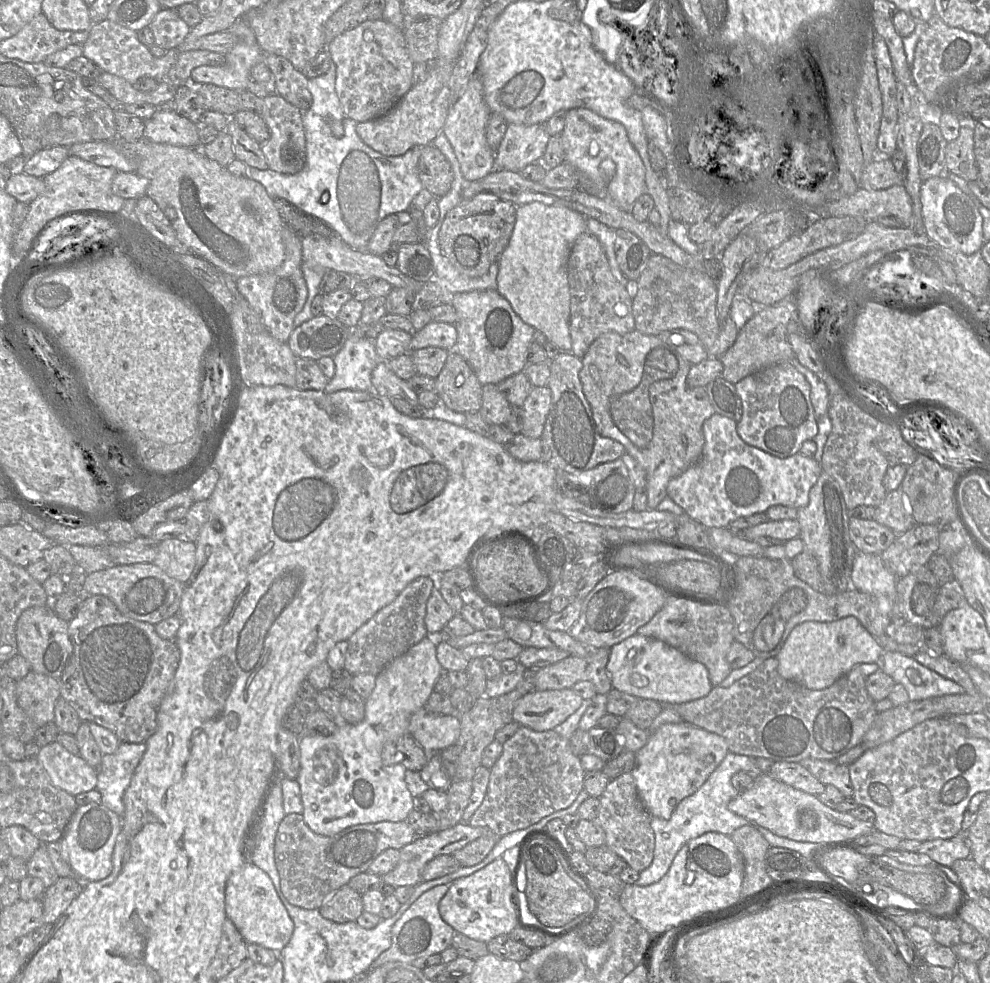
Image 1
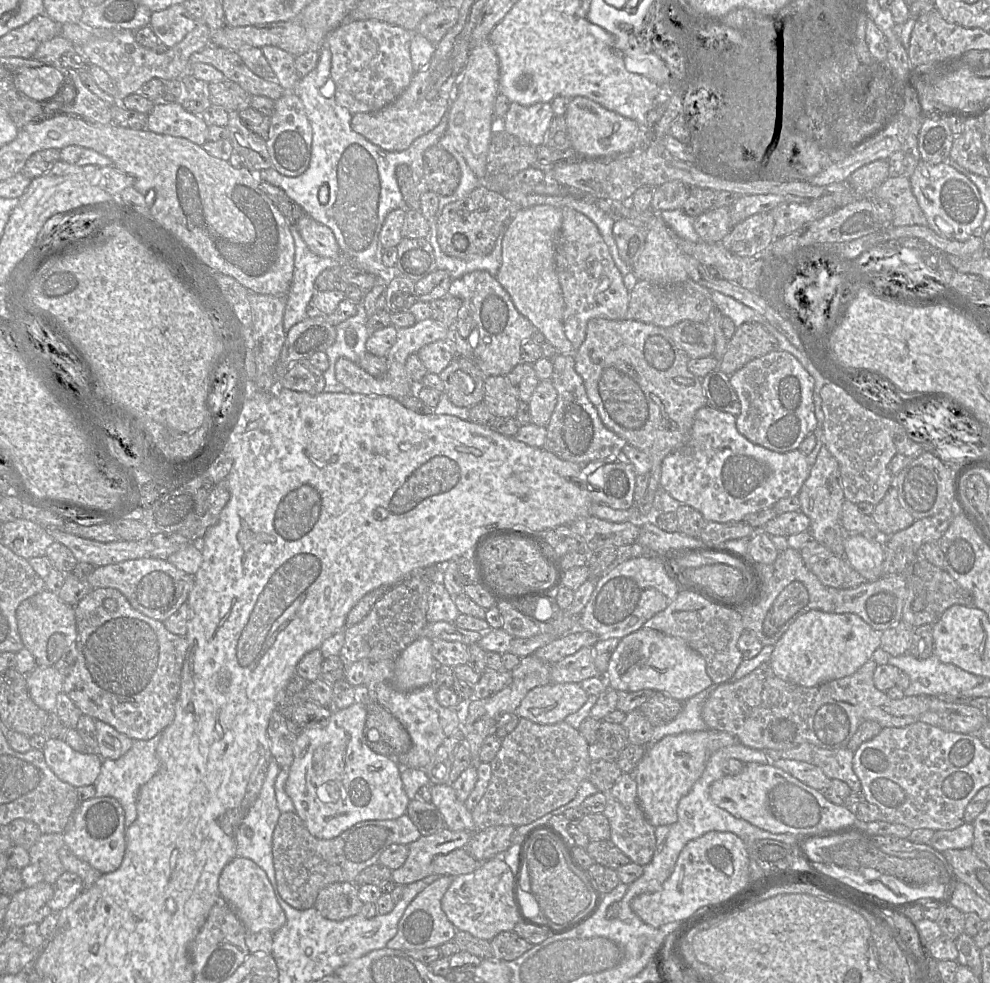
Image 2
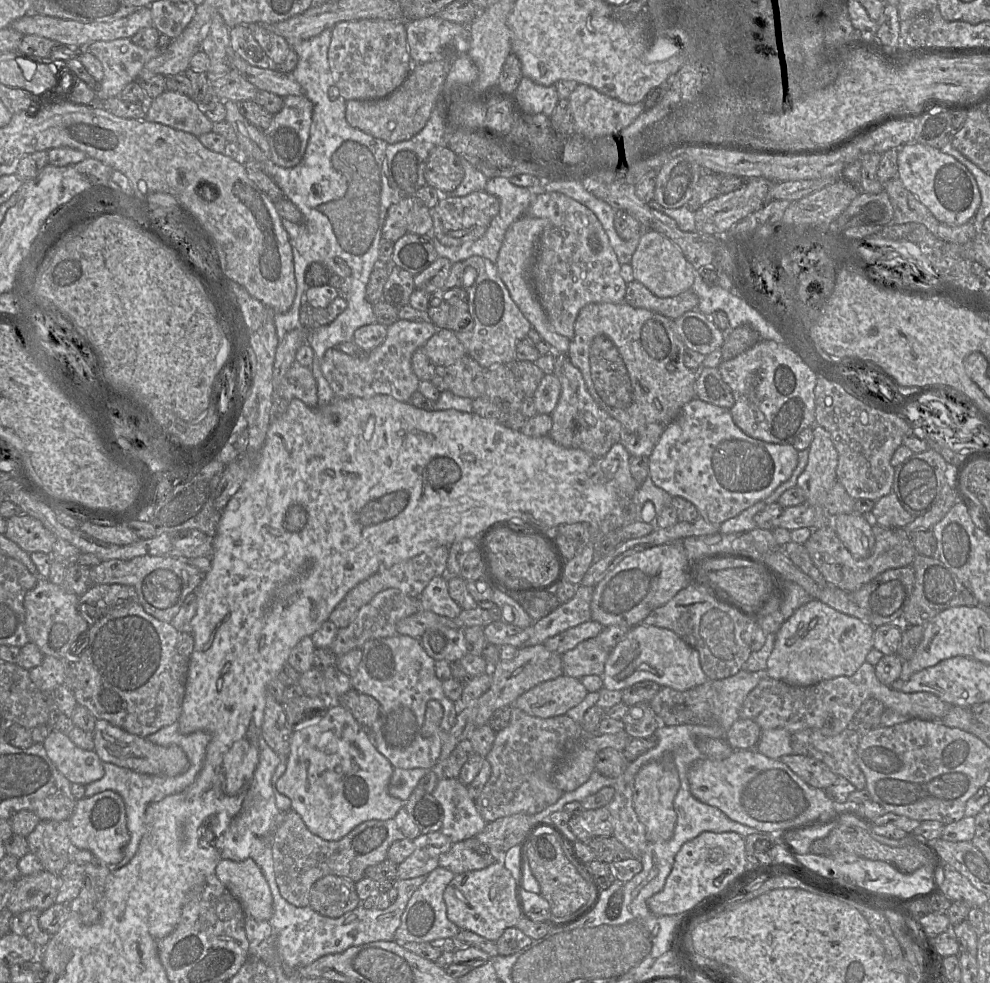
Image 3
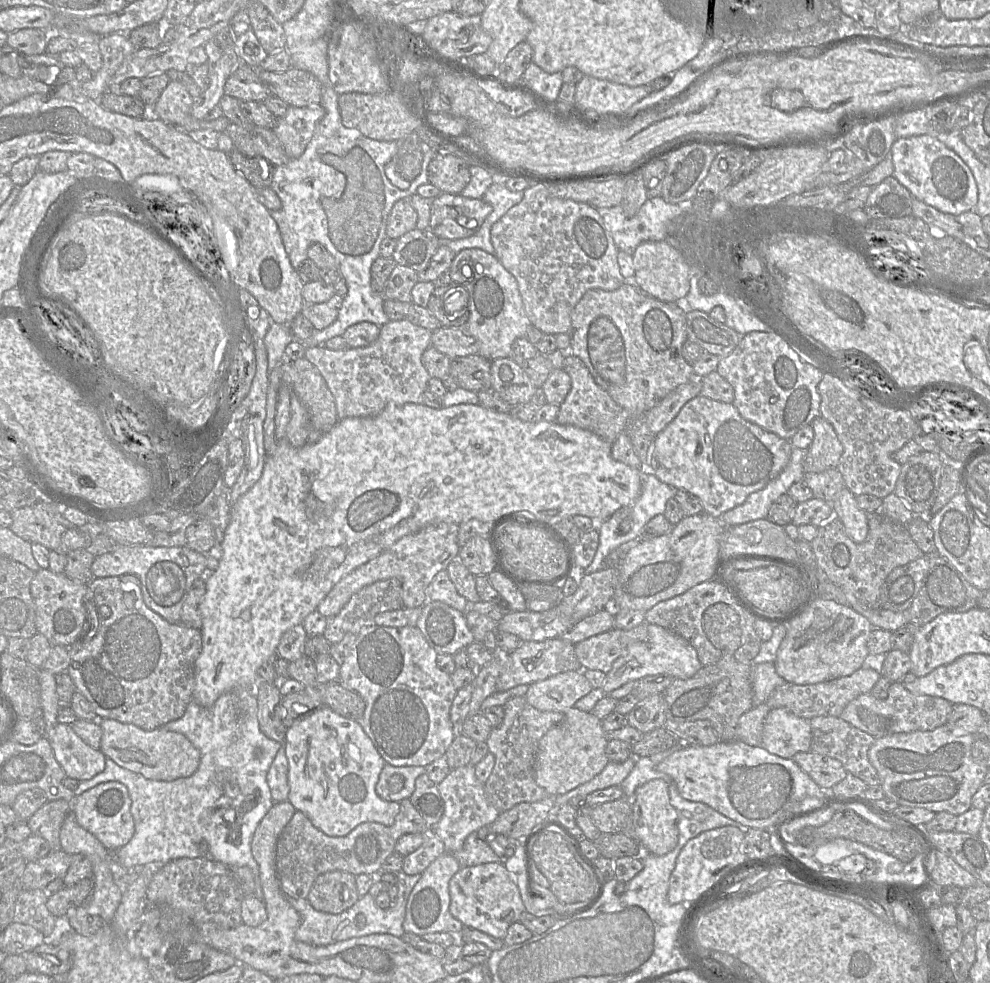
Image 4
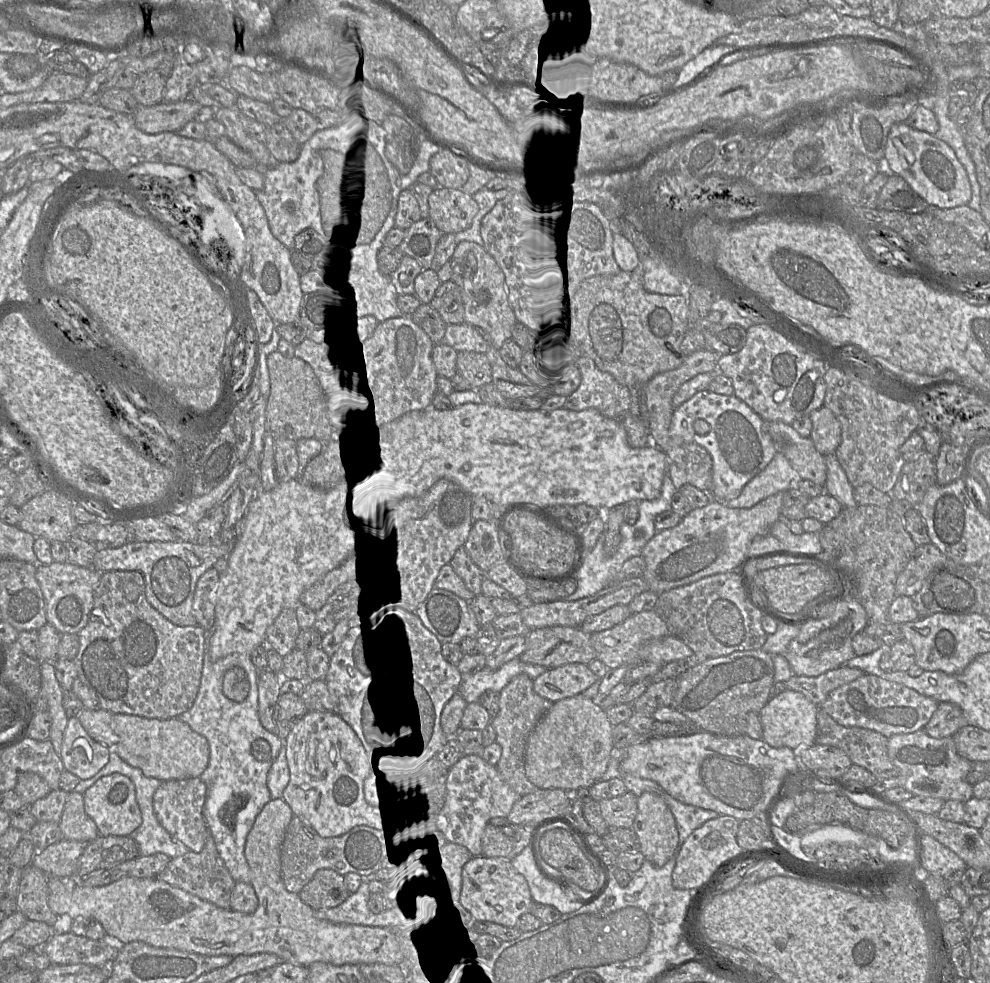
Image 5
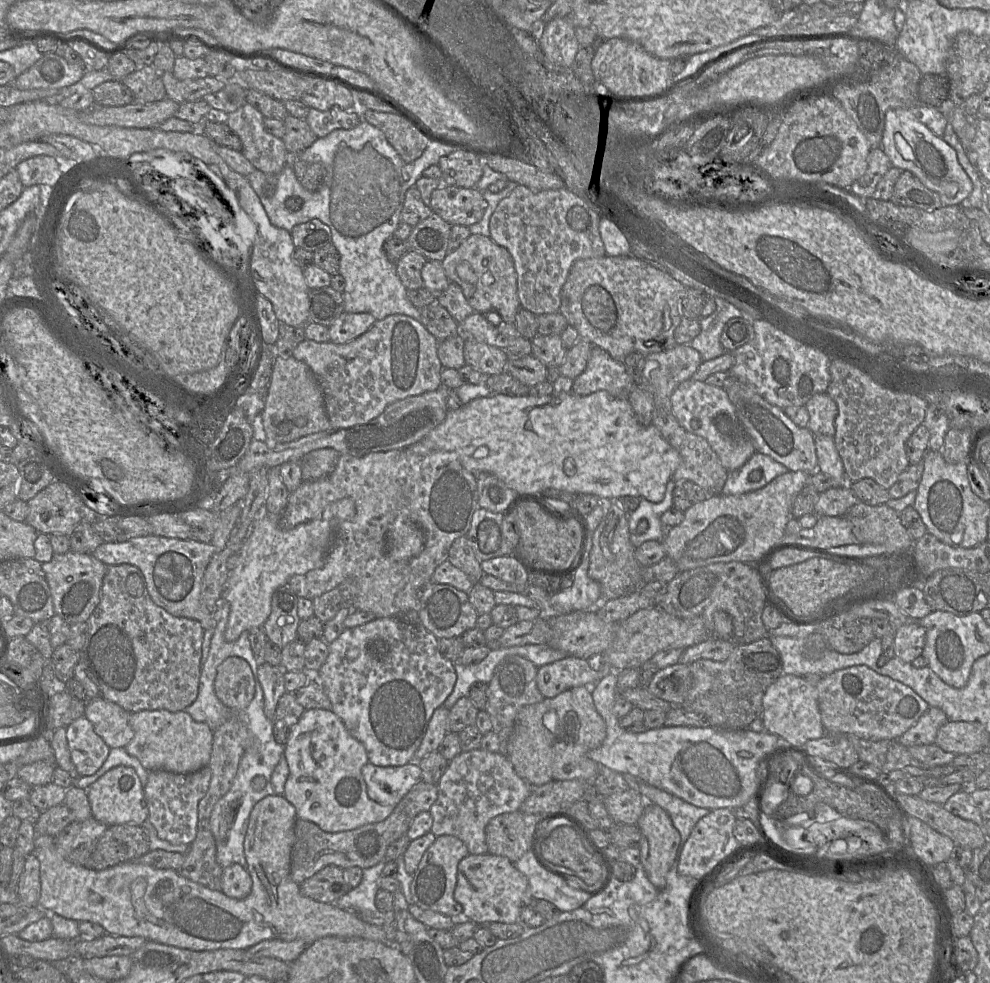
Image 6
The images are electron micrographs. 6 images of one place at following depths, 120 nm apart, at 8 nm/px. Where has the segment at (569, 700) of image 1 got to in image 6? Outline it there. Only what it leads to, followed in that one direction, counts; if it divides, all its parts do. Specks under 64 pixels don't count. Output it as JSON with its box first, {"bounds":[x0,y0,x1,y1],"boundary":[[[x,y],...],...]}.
{"bounds":[536,656,600,698],"boundary":[[[567,656],[538,668],[536,683],[544,698],[553,698],[565,690],[591,687],[600,680],[600,672],[590,668],[587,660]]]}

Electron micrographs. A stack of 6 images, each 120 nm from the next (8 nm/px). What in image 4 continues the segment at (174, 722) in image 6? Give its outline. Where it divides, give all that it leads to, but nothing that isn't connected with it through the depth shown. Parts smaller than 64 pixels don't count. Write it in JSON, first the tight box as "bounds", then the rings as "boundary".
{"bounds":[98,718,200,781],"boundary":[[[98,718],[102,738],[100,751],[117,765],[149,780],[173,781],[193,775],[200,764],[200,752],[182,734],[157,728],[145,731],[132,724]]]}

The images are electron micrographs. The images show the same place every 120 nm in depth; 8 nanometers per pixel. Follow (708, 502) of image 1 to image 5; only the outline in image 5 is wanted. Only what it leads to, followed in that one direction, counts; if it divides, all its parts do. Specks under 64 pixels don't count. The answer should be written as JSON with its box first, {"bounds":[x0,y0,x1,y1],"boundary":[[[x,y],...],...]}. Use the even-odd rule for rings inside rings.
{"bounds":[670,390,777,502],"boundary":[[[707,390],[696,393],[673,410],[670,436],[694,442],[707,450],[712,459],[712,496],[720,502],[738,497],[744,486],[765,469],[777,453],[764,421],[746,403],[735,395],[720,395]],[[697,419],[709,424],[707,434],[695,432],[693,424]]]}

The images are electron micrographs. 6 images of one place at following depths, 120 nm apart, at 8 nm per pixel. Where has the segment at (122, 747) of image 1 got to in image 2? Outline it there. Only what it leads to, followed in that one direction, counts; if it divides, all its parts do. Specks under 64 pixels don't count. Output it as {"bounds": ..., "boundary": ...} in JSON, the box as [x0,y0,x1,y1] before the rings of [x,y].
{"bounds":[93,732,162,828],"boundary":[[[162,732],[149,740],[135,740],[131,748],[116,760],[102,759],[100,774],[93,786],[96,797],[112,797],[116,799],[124,811],[124,825],[129,828],[137,819],[137,798],[140,788],[146,784],[158,771],[159,760],[156,748],[162,737]]]}

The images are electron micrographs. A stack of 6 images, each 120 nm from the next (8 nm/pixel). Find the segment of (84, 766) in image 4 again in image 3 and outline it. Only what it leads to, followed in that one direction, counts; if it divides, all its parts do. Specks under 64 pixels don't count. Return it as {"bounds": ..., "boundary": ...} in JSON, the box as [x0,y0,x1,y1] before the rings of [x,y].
{"bounds":[44,731,104,785],"boundary":[[[50,731],[44,740],[49,759],[70,783],[87,785],[104,776],[102,761],[94,750],[83,750],[58,731]]]}

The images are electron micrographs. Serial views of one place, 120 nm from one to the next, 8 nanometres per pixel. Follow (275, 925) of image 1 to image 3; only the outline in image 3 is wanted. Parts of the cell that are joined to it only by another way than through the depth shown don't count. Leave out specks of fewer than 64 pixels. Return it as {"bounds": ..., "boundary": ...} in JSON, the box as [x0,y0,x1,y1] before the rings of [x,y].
{"bounds":[215,859,273,921],"boundary":[[[221,859],[215,875],[243,906],[246,916],[269,921],[273,915],[273,900],[269,885],[252,859],[230,861]]]}

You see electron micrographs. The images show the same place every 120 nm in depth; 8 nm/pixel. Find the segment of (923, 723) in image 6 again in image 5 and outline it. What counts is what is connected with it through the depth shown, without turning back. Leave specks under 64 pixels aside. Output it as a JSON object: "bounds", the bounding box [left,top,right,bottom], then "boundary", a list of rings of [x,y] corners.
{"bounds":[924,702,969,738],"boundary":[[[940,702],[924,731],[933,738],[953,736],[969,723],[962,709],[950,702]]]}

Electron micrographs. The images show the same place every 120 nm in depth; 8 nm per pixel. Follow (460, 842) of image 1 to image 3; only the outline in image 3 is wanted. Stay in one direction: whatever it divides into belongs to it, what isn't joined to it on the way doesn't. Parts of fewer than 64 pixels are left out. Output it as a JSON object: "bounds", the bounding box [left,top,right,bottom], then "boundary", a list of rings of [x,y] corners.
{"bounds":[397,831,453,879],"boundary":[[[441,831],[422,833],[413,843],[414,852],[398,865],[397,879],[428,875],[439,866],[439,857],[453,844],[451,839]]]}

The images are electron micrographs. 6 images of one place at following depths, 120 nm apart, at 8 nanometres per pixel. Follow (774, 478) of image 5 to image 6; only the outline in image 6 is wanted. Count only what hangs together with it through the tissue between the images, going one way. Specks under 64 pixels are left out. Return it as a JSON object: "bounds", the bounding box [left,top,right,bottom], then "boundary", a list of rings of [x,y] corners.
{"bounds":[722,452,787,495],"boundary":[[[755,452],[741,468],[728,473],[722,494],[739,495],[761,489],[787,471],[770,456]]]}

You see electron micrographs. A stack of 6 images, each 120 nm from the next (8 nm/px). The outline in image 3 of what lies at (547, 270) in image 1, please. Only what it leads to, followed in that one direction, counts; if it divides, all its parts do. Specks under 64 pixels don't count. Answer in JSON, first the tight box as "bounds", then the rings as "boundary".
{"bounds":[496,215,570,354],"boundary":[[[526,215],[521,216],[513,222],[506,231],[502,247],[498,254],[496,267],[498,275],[507,287],[512,300],[532,327],[536,329],[543,340],[553,347],[554,353],[568,354],[570,340],[558,334],[551,326],[531,282],[531,267],[534,263],[541,233],[546,226],[546,219]]]}

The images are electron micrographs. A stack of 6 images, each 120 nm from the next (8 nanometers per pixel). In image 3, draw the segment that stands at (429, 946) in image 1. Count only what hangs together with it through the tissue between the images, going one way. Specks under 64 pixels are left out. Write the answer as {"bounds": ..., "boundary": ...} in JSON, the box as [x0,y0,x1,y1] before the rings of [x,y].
{"bounds":[394,866,460,946],"boundary":[[[438,866],[431,871],[419,888],[413,893],[408,901],[408,904],[402,914],[401,924],[396,930],[394,940],[404,946],[407,942],[431,942],[440,937],[457,937],[460,924],[449,919],[446,912],[446,904],[444,901],[444,890],[453,879],[455,874],[441,866]]]}

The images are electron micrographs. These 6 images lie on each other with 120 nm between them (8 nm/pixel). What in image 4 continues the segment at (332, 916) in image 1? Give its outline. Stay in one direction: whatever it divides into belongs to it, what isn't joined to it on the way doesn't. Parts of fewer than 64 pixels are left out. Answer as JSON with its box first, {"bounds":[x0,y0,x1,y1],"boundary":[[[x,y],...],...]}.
{"bounds":[306,870,359,914],"boundary":[[[338,870],[320,874],[306,897],[314,909],[331,914],[343,912],[359,898],[355,876]]]}

